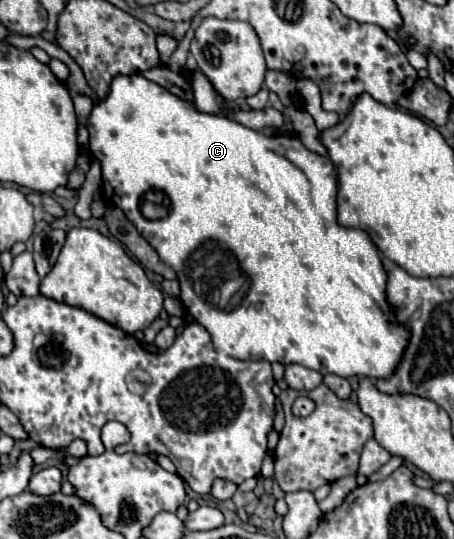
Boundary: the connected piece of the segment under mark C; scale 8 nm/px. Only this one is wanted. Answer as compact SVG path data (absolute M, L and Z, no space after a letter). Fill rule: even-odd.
M115 75L109 85L109 93L105 99L93 103L93 109L87 117L87 131L89 131L89 151L101 163L101 197L103 201L109 199L111 205L123 209L127 219L139 229L139 233L147 239L147 243L159 253L161 261L171 265L177 273L181 283L181 301L187 313L199 321L213 339L217 351L227 353L235 359L265 359L265 361L279 361L283 365L299 363L309 369L321 373L335 373L339 377L387 377L391 369L395 369L395 361L399 361L399 353L403 353L403 333L387 321L387 301L383 301L383 281L385 271L381 265L379 251L375 249L369 235L361 229L349 229L337 225L337 177L333 171L333 163L327 157L319 157L301 145L297 137L265 137L261 131L253 131L229 117L223 115L209 115L195 109L195 105L179 95L173 95L165 87L145 79L143 75ZM145 193L165 193L169 197L167 215L161 219L147 219L141 213L141 199Z

